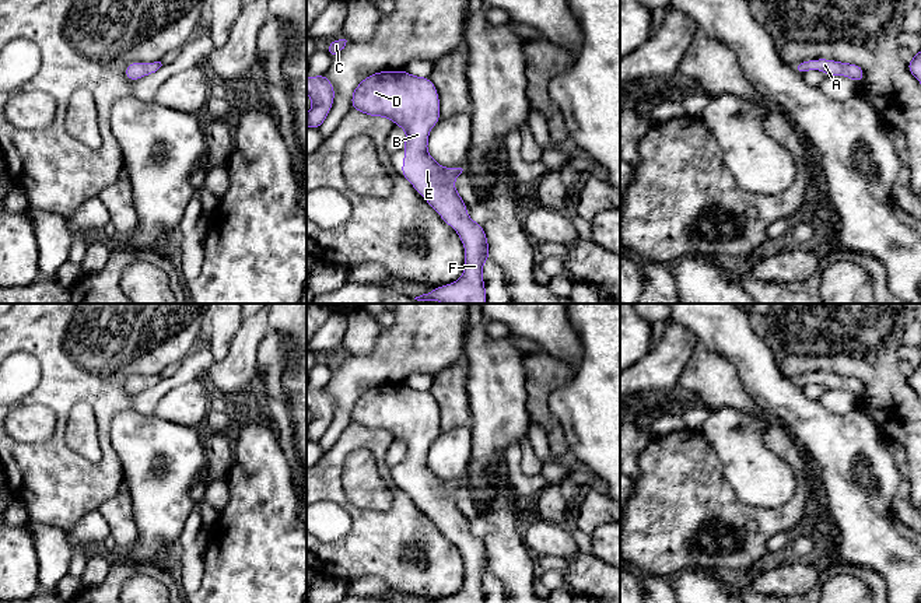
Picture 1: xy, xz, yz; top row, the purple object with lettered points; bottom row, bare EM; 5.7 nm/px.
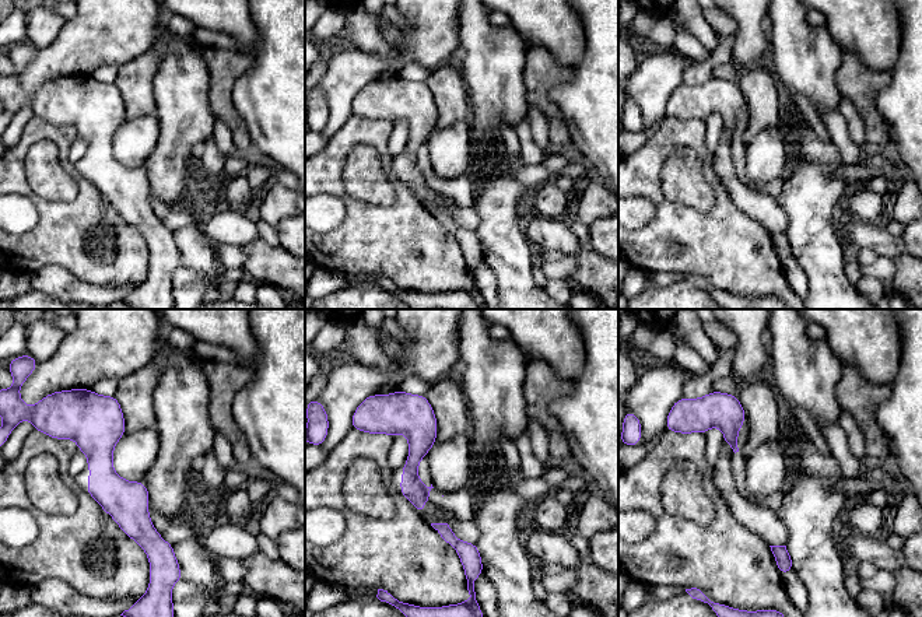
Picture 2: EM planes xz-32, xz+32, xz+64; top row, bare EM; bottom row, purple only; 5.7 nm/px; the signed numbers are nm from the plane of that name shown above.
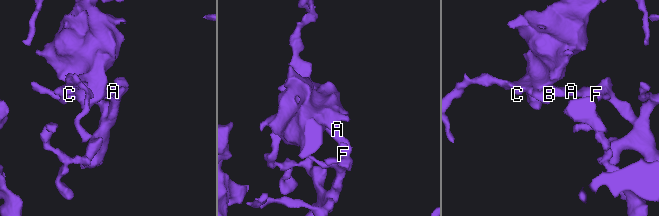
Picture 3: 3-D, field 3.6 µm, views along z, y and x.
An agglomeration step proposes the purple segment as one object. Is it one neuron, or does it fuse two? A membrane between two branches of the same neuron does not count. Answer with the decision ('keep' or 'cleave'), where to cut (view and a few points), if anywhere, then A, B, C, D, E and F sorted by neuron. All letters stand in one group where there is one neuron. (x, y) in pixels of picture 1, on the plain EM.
keep; no cut; A B C D E F

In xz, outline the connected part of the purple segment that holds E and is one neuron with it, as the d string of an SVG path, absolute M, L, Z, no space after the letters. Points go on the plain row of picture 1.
M405 383L370 388L353 404L351 423L388 431L406 444L400 488L458 546L465 560L463 589L434 603L486 603L483 576L490 572L488 554L483 539L469 530L454 498L463 483L441 480L427 466L428 448L441 432L433 395Z

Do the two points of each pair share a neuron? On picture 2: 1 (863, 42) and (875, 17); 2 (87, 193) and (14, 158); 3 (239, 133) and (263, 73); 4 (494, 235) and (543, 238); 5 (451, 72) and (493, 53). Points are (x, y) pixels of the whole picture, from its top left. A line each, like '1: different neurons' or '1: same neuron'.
1: same neuron
2: same neuron
3: different neurons
4: different neurons
5: different neurons

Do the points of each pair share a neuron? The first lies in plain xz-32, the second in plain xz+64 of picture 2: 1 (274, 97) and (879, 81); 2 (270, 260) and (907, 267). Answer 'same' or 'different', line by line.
1: different
2: same

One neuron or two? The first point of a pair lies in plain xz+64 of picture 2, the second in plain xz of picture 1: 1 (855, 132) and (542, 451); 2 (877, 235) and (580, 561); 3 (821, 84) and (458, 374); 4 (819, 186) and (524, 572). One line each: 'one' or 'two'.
1: one
2: two
3: two
4: one

